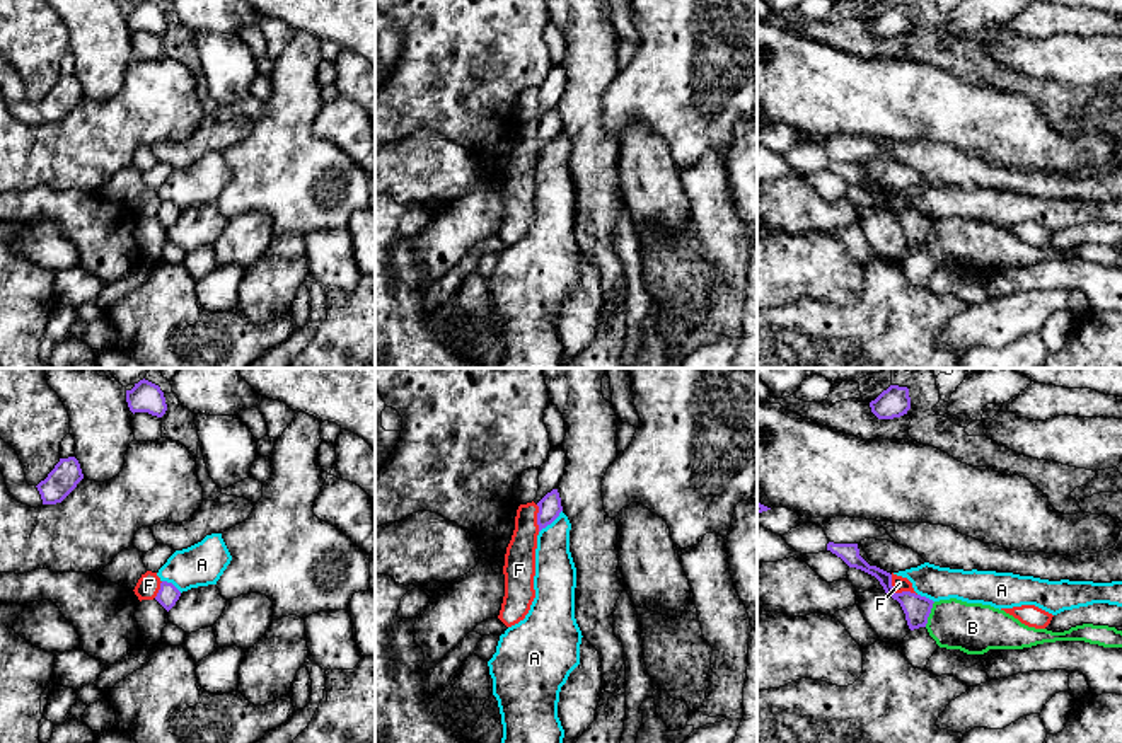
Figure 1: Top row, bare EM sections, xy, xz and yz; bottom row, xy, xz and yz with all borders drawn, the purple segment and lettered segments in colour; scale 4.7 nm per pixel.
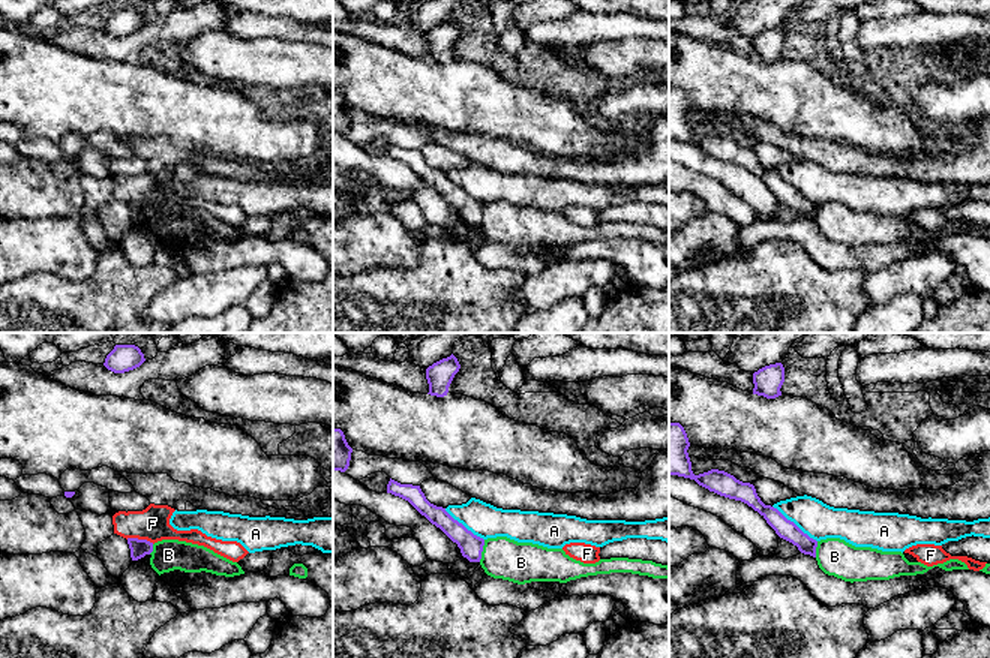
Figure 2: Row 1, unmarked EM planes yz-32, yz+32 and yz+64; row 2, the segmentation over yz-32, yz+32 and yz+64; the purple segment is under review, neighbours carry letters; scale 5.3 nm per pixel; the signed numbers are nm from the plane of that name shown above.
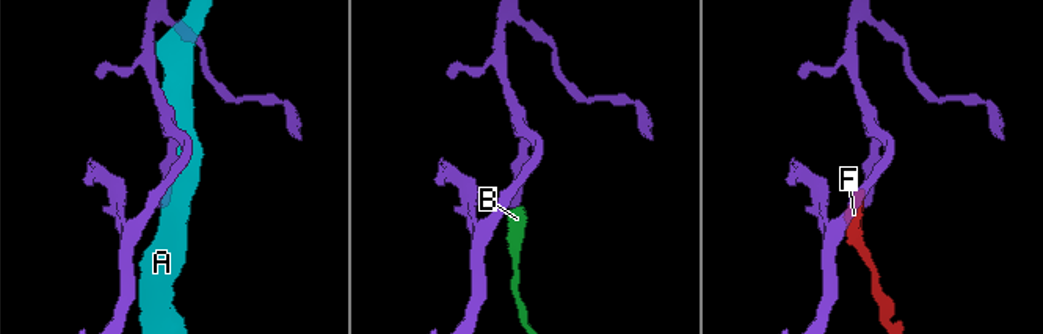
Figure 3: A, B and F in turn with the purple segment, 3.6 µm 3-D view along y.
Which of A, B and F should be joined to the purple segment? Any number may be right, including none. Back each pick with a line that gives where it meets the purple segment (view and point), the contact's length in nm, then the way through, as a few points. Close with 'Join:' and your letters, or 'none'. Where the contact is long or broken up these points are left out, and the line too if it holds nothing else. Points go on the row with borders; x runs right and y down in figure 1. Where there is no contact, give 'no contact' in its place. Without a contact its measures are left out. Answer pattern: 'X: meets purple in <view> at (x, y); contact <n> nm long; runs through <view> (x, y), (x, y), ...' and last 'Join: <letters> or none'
Join: none

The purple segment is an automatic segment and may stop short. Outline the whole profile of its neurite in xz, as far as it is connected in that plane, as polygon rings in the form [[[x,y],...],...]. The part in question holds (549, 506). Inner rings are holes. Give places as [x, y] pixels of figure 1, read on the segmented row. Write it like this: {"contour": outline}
{"contour": [[[552,489],[551,492],[547,492],[537,503],[537,506],[539,506],[537,525],[539,525],[539,532],[541,532],[547,525],[551,525],[559,516],[559,513],[563,511],[558,489]]]}

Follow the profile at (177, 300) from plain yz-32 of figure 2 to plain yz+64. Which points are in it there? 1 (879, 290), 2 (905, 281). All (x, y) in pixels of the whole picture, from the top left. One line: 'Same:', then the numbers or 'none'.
Same: 1, 2

